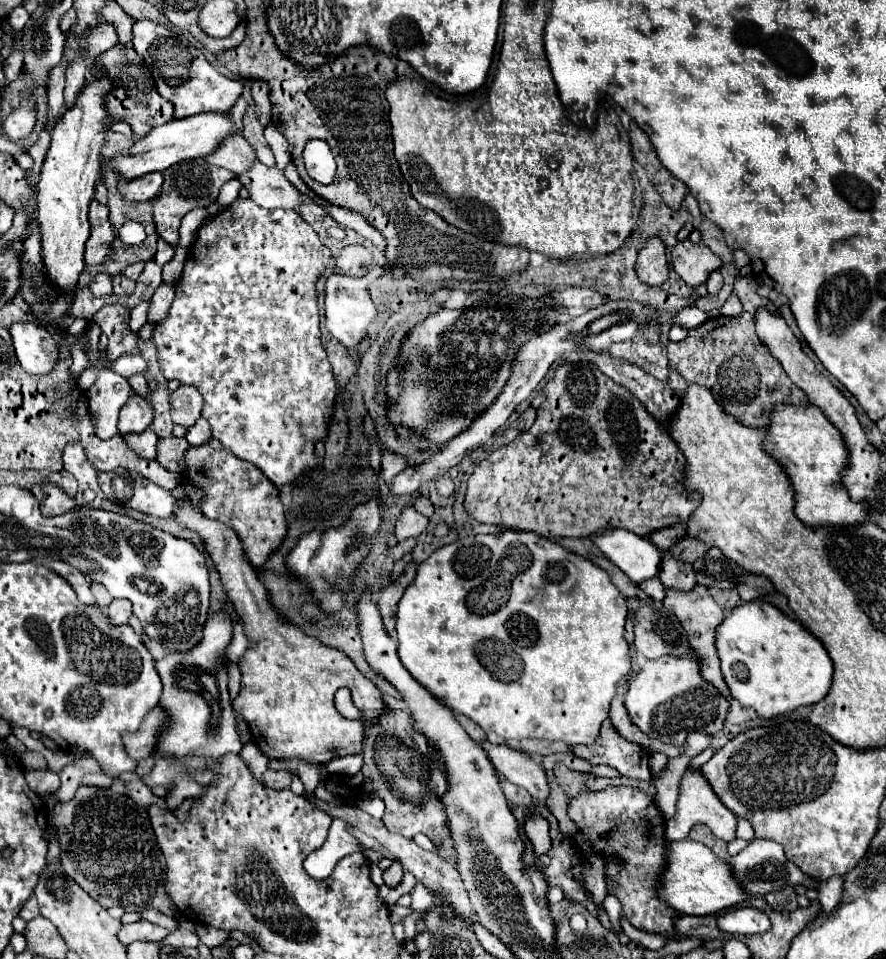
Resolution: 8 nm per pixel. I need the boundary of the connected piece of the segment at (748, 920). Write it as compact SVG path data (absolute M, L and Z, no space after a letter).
M745 907L745 909L733 909L727 915L717 918L719 929L729 934L743 933L765 933L767 929L771 929L769 917L753 907Z

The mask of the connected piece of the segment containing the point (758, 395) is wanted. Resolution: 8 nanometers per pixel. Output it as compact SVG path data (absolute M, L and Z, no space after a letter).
M739 277L735 281L735 291L743 291L743 313L737 317L715 317L705 321L701 327L689 329L687 339L679 343L669 343L669 363L679 371L687 383L703 385L711 391L715 401L747 427L761 429L769 423L769 411L777 403L805 405L807 395L793 385L785 375L779 361L769 353L767 345L757 339L755 333L755 313L759 307L779 315L777 307L757 295L757 283L751 277Z

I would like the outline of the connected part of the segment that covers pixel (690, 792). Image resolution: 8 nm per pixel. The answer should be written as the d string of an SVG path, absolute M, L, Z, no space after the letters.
M687 767L681 783L679 783L679 799L677 799L677 811L675 815L667 821L667 829L665 835L669 841L679 841L685 839L691 831L691 827L695 823L705 823L709 825L709 829L713 831L715 837L731 841L735 837L735 825L737 825L737 817L735 813L731 813L721 801L719 797L715 797L715 791L711 789L709 781L703 777L703 773L699 773L697 767Z

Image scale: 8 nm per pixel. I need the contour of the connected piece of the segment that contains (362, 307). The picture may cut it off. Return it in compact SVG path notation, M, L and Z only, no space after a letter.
M376 266L367 275L359 277L359 279L333 273L325 281L325 319L327 319L325 325L327 325L327 331L349 349L359 345L359 341L367 333L367 325L375 317L375 305L371 301L368 290L372 282L380 277L383 272L383 267Z

